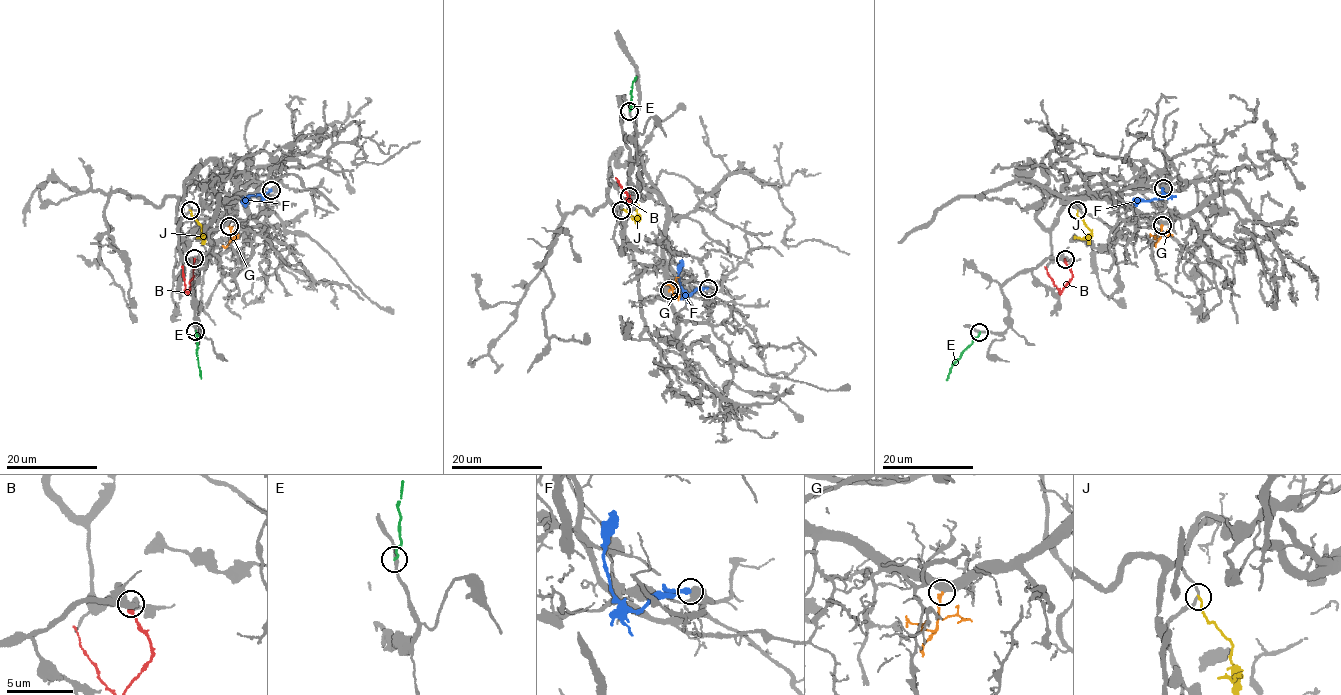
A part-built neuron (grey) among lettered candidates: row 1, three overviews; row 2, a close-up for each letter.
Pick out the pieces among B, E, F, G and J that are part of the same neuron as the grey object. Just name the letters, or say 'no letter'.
G

